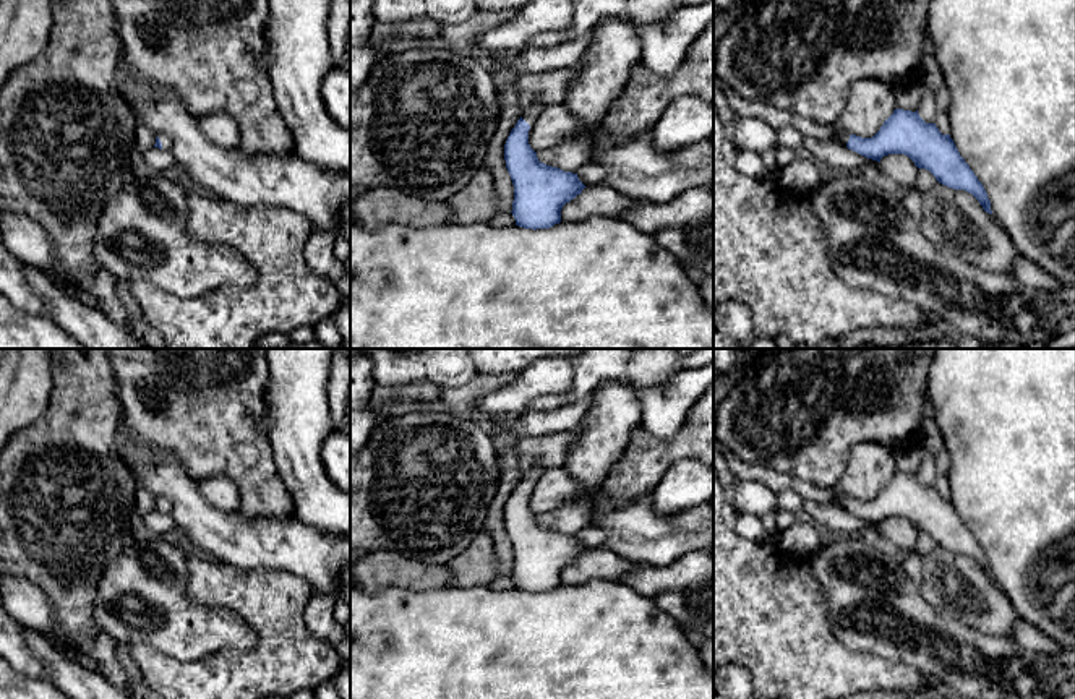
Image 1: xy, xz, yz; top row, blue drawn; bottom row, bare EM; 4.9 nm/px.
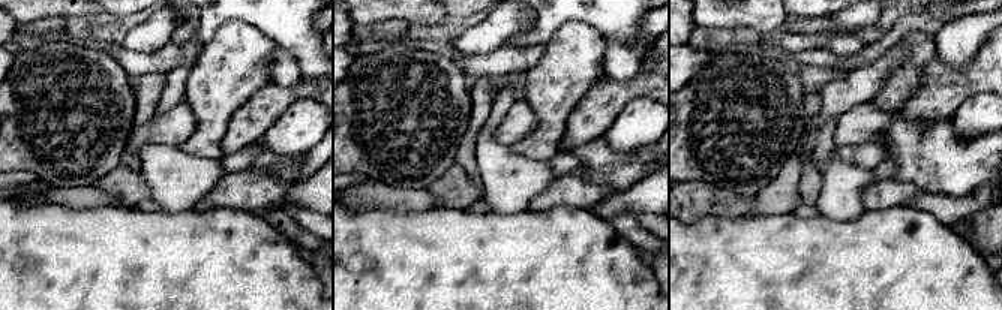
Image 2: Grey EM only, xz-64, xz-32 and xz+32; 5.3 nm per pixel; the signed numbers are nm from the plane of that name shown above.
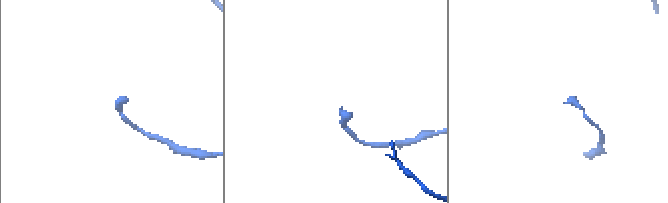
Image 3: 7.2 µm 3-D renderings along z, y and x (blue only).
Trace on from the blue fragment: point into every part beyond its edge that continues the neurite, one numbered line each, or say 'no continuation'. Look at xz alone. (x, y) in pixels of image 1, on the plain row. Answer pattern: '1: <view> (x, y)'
1: xz (532, 476)

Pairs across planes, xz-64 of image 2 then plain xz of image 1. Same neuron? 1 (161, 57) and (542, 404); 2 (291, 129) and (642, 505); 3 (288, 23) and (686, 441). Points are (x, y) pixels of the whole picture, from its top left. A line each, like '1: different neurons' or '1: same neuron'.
1: different neurons
2: different neurons
3: different neurons

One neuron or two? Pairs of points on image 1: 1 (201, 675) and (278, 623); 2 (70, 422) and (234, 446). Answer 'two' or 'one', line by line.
1: one
2: two

